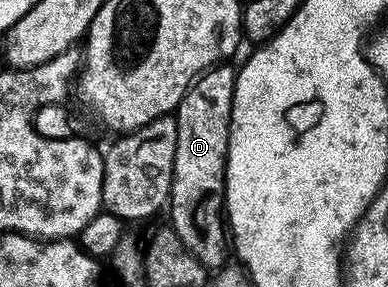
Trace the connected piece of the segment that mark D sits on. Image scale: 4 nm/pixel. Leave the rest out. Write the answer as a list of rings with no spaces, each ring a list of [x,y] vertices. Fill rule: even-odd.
[[[216,64],[204,70],[192,82],[173,111],[177,124],[177,152],[171,177],[169,211],[178,241],[208,268],[224,265],[223,246],[219,242],[207,243],[199,238],[199,201],[206,194],[215,194],[224,189],[227,176],[227,149],[231,135],[231,113],[235,95],[236,67],[231,64]]]

